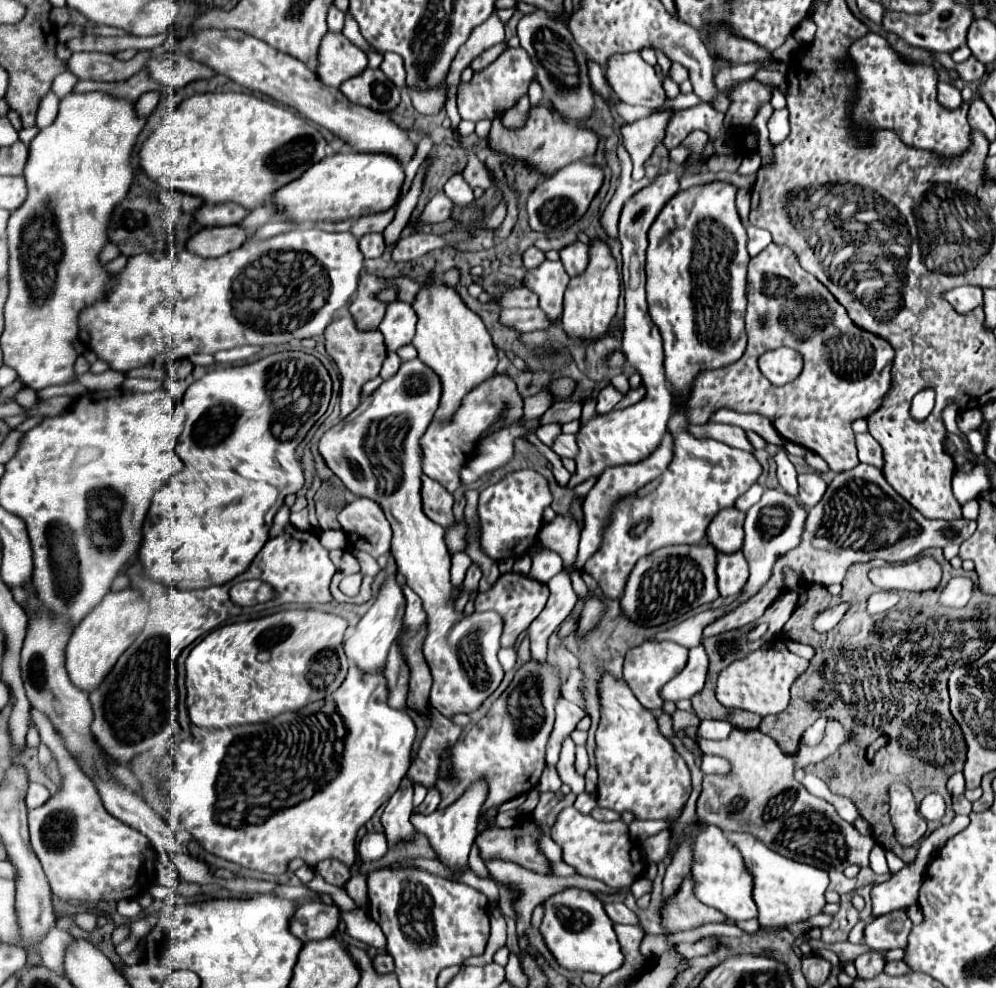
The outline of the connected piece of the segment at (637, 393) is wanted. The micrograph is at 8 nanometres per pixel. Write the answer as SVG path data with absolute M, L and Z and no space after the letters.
M641 385L641 387L637 387L637 389L629 389L629 393L627 395L623 395L623 399L621 399L621 403L617 405L617 409L625 409L625 407L629 407L629 405L635 405L635 403L639 403L643 397L645 397L645 387Z

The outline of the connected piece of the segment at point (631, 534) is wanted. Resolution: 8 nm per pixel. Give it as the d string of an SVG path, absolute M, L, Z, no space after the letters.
M673 411L669 431L677 433L675 457L671 465L661 477L647 483L617 505L611 523L605 529L601 549L583 567L591 577L595 577L603 593L611 599L623 595L627 577L641 557L667 545L695 545L705 539L707 525L717 511L733 507L737 497L741 497L761 473L761 467L751 453L733 449L721 441L695 439L685 433L685 425L685 415Z

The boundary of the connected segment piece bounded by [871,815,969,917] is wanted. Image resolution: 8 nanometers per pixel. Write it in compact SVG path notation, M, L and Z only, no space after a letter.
M957 815L949 825L941 825L937 831L933 831L933 833L921 843L919 855L917 855L917 859L915 859L913 863L909 863L905 869L901 869L899 873L895 873L887 883L875 885L873 891L871 891L871 899L873 899L873 917L885 915L885 913L889 913L889 911L905 909L905 907L917 903L917 891L919 891L919 887L921 887L921 883L923 883L923 879L925 879L925 871L927 871L929 863L933 861L933 857L937 855L937 851L945 845L945 841L947 841L949 837L953 837L955 833L963 831L967 825L969 825L969 817L965 817L965 815Z

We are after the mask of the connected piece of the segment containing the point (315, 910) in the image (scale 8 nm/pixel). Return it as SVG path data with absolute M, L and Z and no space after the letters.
M319 901L303 903L297 907L291 919L291 933L303 943L319 941L335 935L341 921L341 911L335 905L325 905Z

